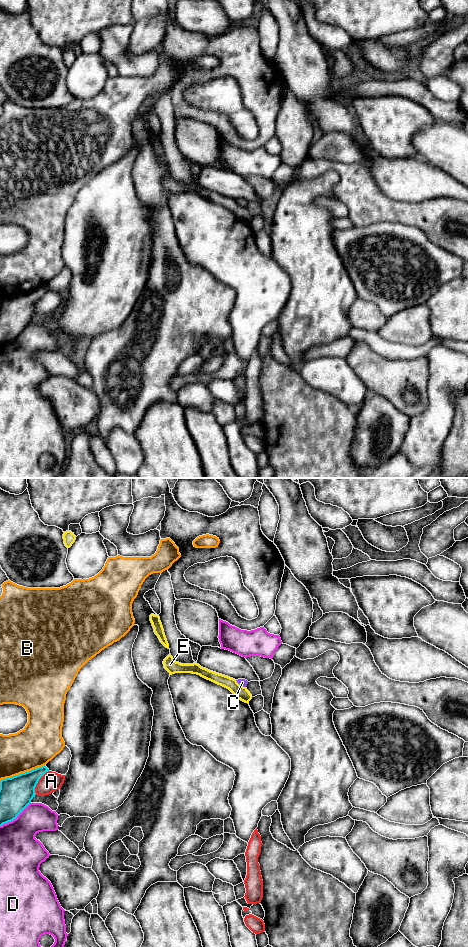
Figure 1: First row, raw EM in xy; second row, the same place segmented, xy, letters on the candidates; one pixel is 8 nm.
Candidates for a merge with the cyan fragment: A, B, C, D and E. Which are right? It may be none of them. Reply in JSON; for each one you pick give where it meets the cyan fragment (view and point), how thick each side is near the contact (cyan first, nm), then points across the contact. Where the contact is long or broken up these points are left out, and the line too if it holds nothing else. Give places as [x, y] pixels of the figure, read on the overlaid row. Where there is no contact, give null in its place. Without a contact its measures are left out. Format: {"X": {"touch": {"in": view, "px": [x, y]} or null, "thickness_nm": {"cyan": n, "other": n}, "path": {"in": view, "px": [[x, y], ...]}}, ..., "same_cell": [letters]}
{"C": {"touch": null}, "same_cell": ["C"]}

